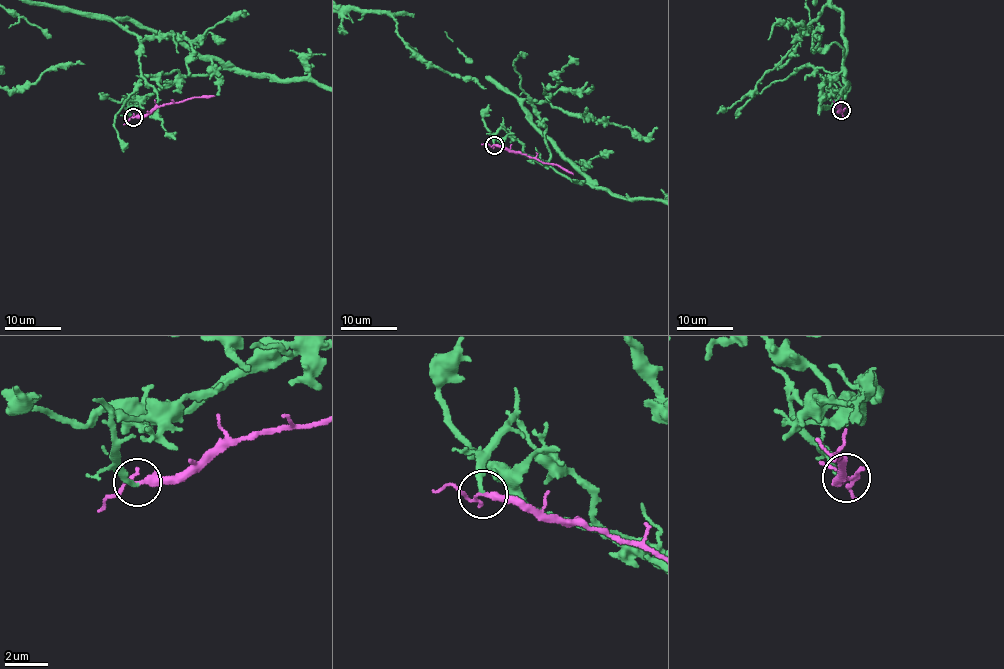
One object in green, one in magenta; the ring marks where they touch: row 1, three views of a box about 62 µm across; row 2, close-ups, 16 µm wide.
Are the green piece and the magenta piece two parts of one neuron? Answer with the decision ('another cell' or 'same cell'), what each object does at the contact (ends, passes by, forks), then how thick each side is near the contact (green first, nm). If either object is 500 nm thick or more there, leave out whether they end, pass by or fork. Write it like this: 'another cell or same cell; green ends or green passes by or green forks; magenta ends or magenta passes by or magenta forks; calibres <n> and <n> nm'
same cell; green ends; magenta passes by; calibres 190 and 240 nm

